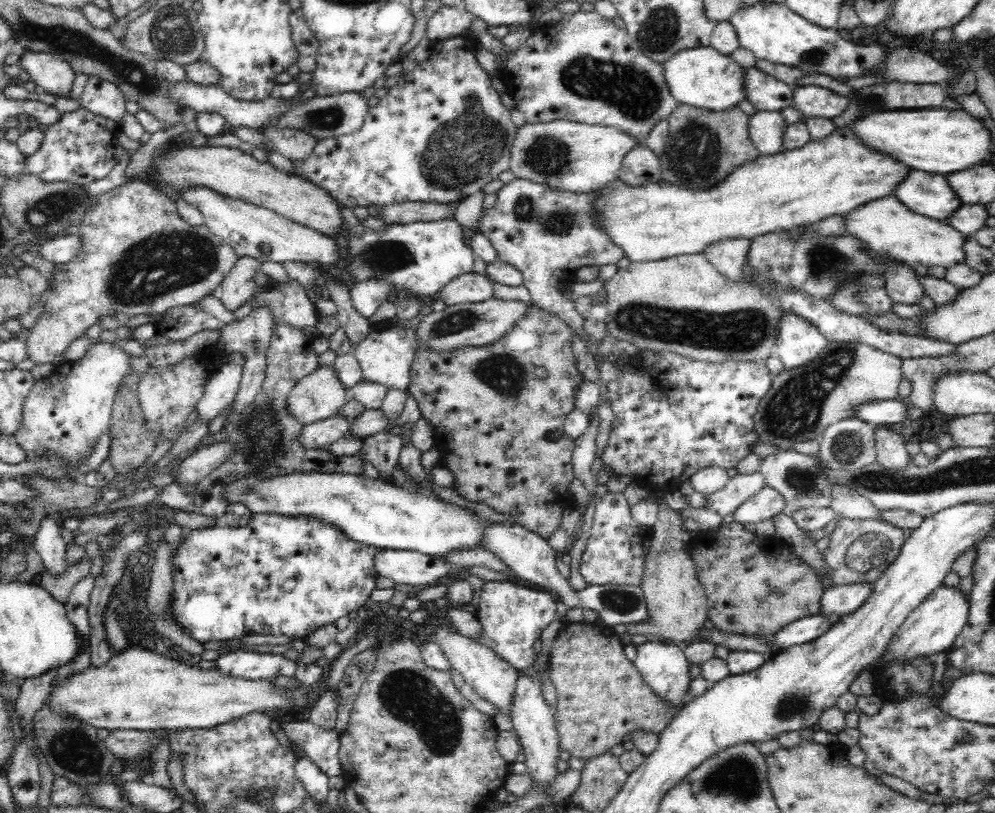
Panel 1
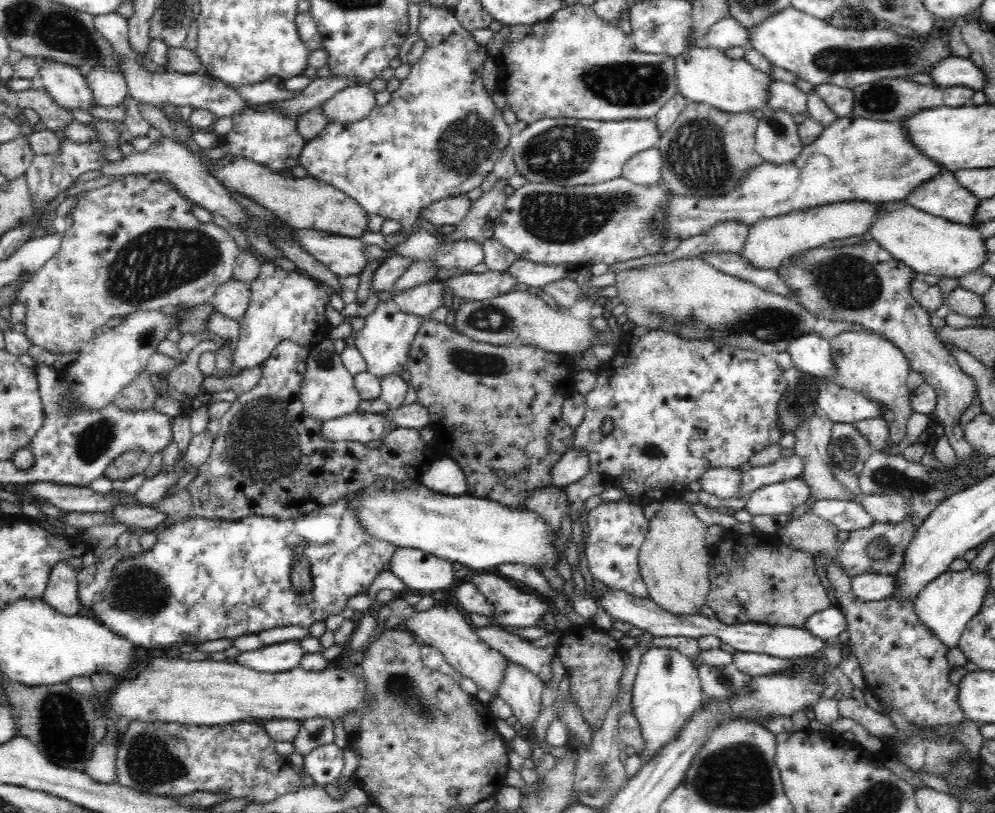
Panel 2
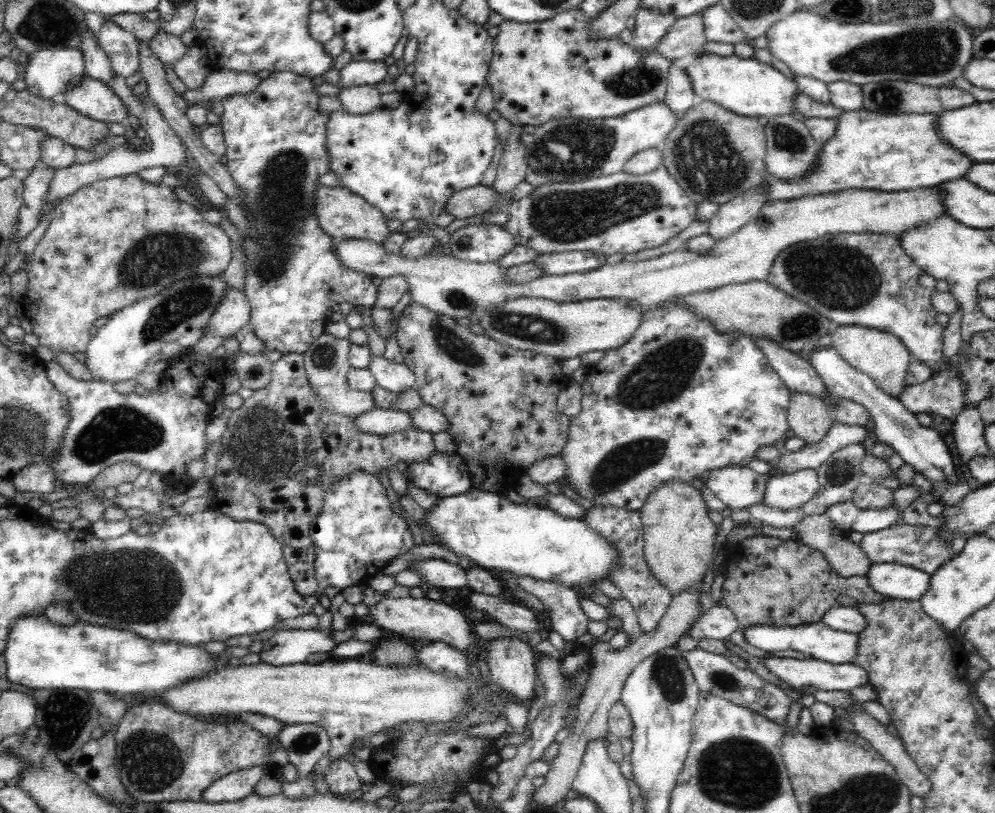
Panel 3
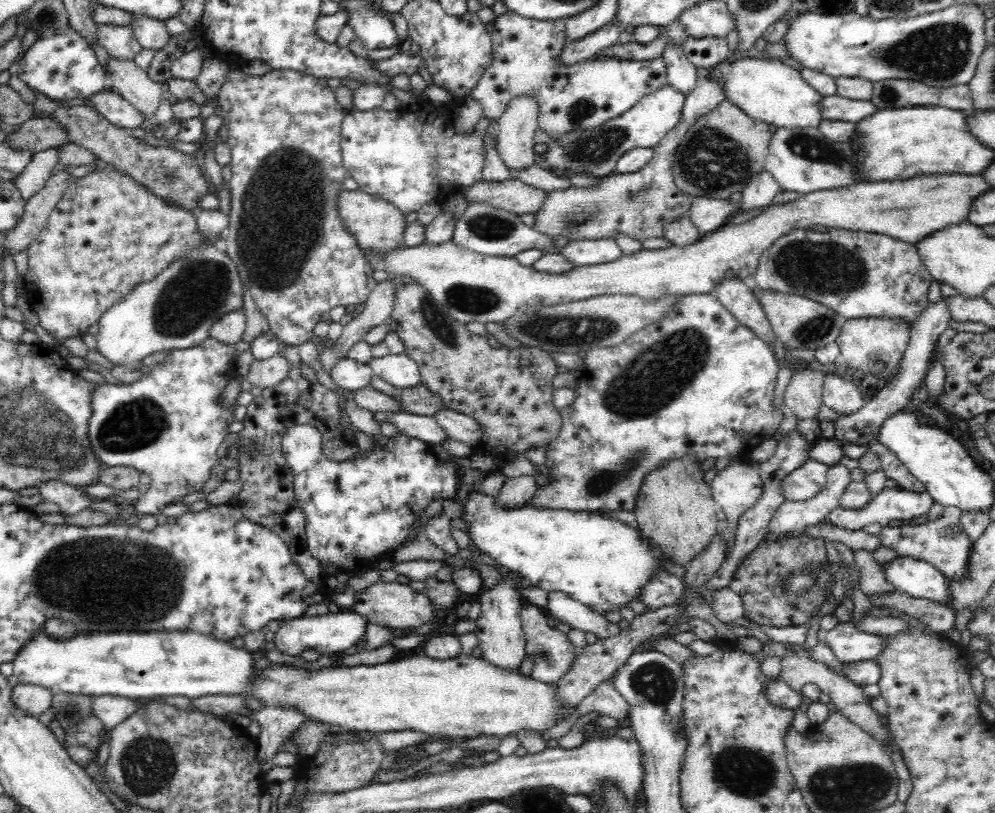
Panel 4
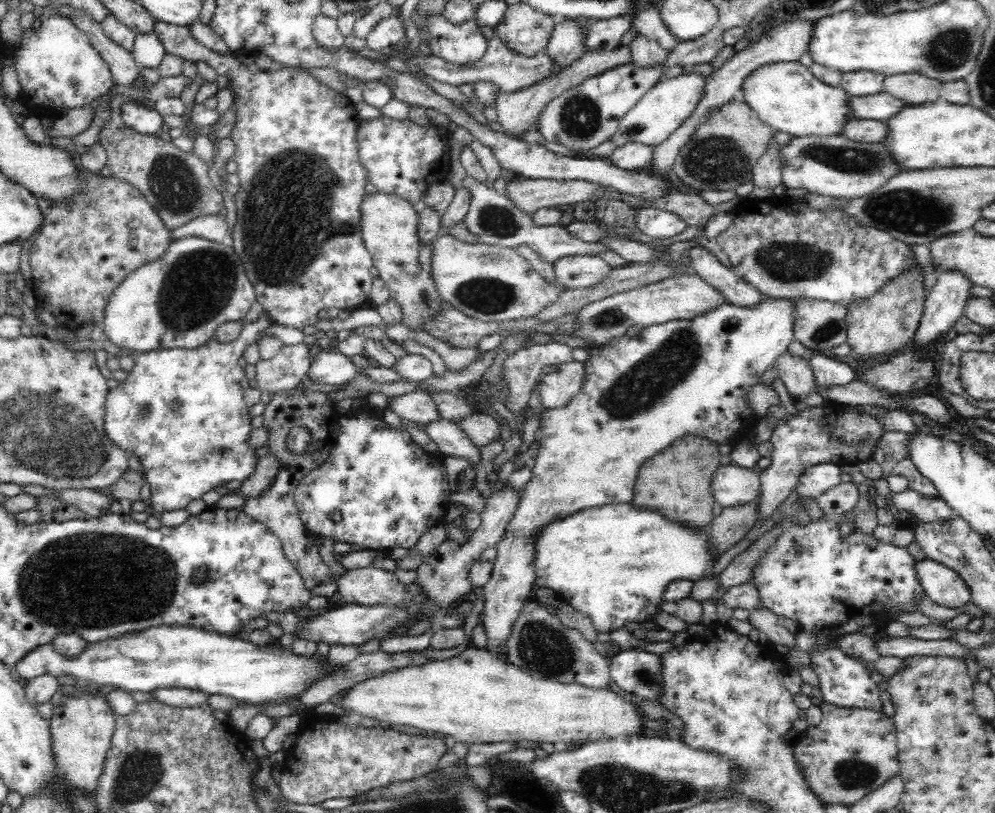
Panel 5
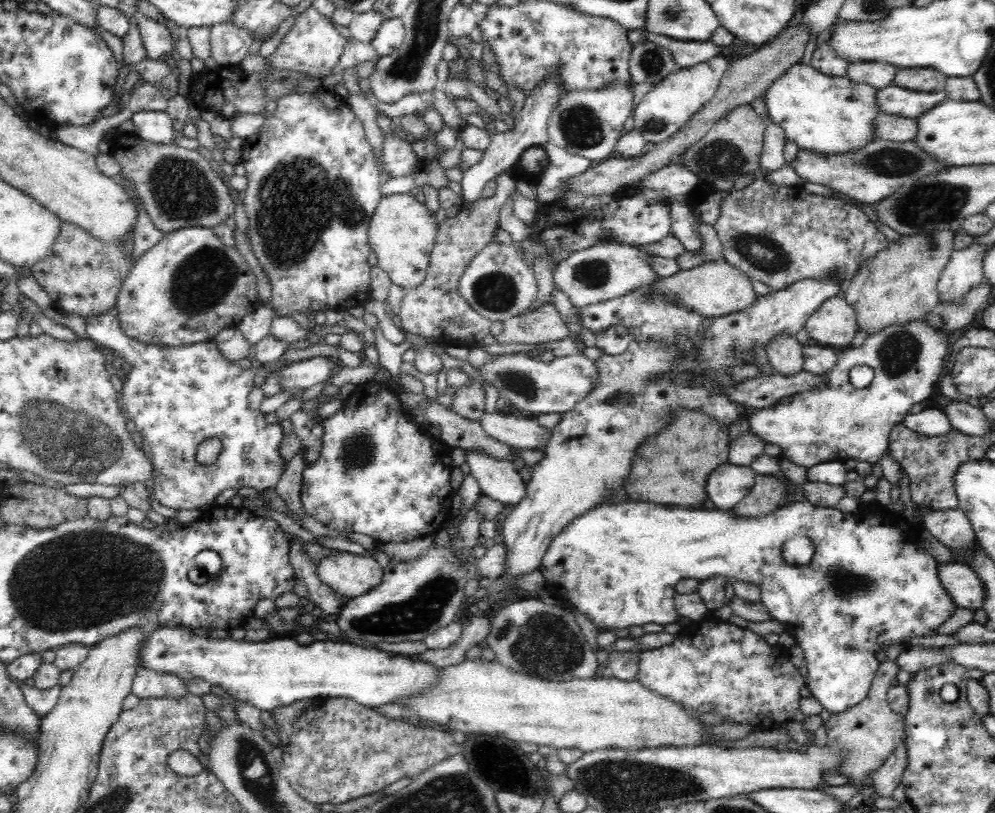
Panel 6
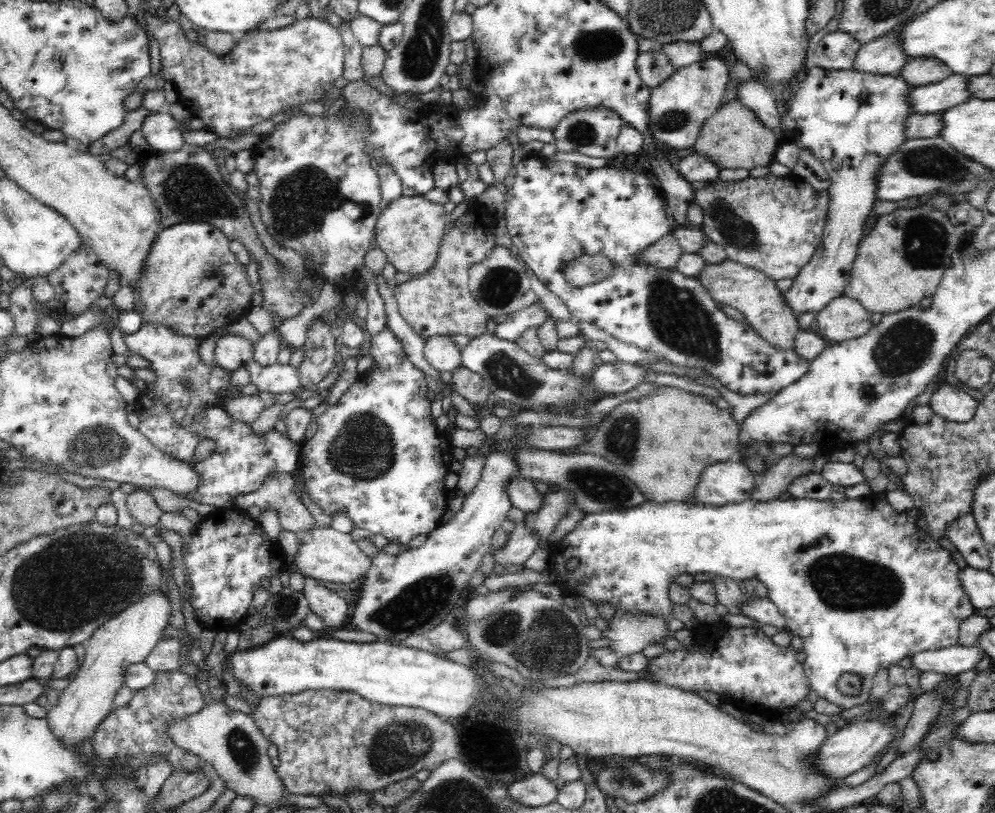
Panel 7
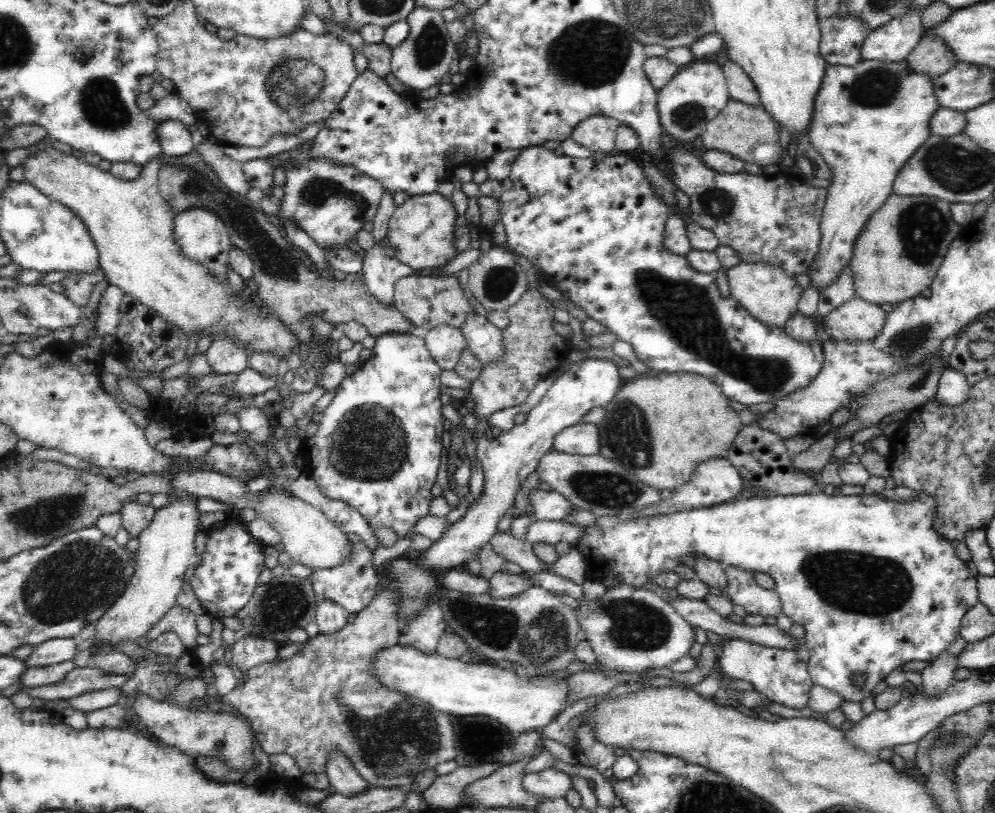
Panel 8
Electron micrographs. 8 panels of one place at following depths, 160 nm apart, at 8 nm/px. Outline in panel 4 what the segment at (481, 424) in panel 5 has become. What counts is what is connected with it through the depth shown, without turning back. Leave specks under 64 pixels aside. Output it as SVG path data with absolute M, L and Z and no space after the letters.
M442 408L430 417L440 426L440 430L446 433L447 438L464 442L470 446L477 444L476 440L480 438L480 425L464 413Z

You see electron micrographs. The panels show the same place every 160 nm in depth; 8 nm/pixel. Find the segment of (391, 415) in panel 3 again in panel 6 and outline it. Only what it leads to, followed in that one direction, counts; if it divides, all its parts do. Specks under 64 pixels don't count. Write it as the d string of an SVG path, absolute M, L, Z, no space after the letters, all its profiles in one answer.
M464 448L464 462L477 480L484 495L498 500L502 505L516 504L525 496L526 484L519 471L509 461L498 460Z

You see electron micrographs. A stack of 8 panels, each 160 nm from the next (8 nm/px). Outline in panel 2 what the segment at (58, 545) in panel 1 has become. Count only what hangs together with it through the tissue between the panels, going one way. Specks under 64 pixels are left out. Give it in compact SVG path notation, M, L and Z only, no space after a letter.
M58 560L48 574L43 599L60 614L77 615L80 610L76 571L63 560Z

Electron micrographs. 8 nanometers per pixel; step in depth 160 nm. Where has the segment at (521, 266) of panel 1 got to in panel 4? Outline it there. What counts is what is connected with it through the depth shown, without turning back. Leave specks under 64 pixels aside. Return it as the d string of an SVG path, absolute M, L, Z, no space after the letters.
M700 77L697 80L697 87L684 100L680 122L653 148L652 160L643 166L642 170L626 174L614 172L596 179L596 182L590 186L570 185L565 189L546 192L542 206L534 214L536 221L532 224L532 229L543 236L550 237L553 241L565 238L567 243L584 240L615 240L616 242L619 233L640 241L640 243L650 238L664 238L668 224L676 222L678 218L689 218L689 210L693 200L689 194L684 194L677 187L673 179L672 162L676 146L678 146L680 138L688 132L692 122L696 122L696 118L700 118L700 115L716 108L722 101L724 101L722 83Z

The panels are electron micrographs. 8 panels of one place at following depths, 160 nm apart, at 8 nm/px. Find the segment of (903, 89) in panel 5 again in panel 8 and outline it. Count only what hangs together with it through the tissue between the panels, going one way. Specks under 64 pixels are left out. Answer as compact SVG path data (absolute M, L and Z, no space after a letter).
M923 37L907 56L910 71L934 78L948 72L956 64L956 57L936 37Z

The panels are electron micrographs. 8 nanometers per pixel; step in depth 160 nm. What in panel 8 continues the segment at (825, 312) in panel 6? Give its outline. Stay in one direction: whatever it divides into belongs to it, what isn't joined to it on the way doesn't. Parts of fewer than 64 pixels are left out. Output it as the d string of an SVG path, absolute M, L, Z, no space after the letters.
M854 297L824 317L824 328L837 341L869 340L882 330L884 318L886 313L880 306Z

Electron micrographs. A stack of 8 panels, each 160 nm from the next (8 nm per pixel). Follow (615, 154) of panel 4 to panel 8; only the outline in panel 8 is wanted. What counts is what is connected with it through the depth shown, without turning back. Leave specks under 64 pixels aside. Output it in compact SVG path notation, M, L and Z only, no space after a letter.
M696 61L680 69L666 86L657 91L656 108L665 138L679 144L695 142L707 122L720 114L729 99L723 67L717 63Z

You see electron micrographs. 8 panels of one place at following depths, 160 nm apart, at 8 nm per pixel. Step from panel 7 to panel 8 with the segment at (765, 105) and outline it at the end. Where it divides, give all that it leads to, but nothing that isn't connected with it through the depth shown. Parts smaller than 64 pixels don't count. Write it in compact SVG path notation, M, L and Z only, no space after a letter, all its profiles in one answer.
M728 61L724 64L723 71L730 99L750 106L762 107L754 81L740 65Z

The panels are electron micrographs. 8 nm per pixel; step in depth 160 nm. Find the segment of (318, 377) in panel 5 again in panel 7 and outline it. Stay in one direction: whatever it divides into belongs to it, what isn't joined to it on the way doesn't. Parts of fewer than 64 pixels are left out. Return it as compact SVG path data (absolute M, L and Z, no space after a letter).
M252 358L245 368L250 372L251 382L256 384L259 392L282 394L282 392L296 392L302 388L299 377L300 366L280 363L261 366Z

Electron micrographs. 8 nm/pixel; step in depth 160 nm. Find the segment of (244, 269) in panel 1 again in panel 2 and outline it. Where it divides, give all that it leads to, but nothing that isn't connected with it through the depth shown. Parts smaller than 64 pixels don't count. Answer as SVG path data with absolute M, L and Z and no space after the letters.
M233 276L216 290L211 301L213 310L238 321L244 316L245 310L248 308L250 290L250 283L238 281Z

